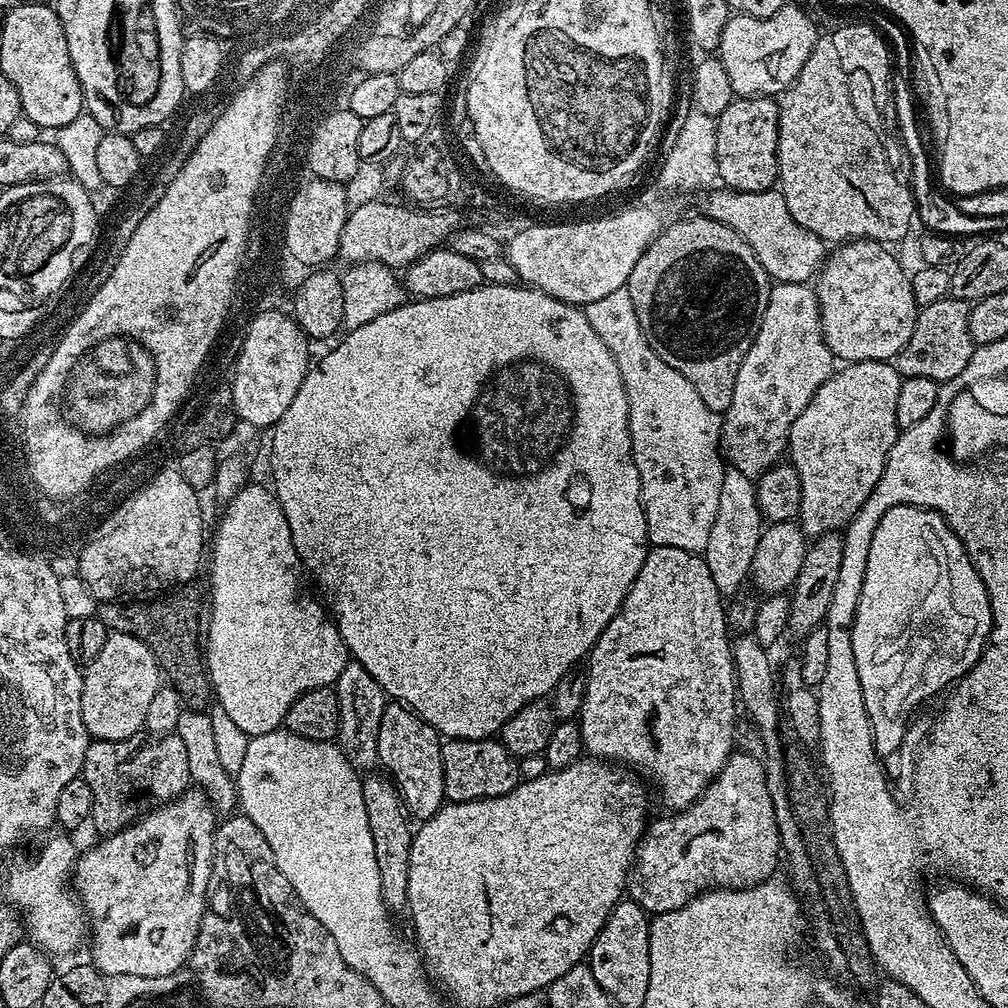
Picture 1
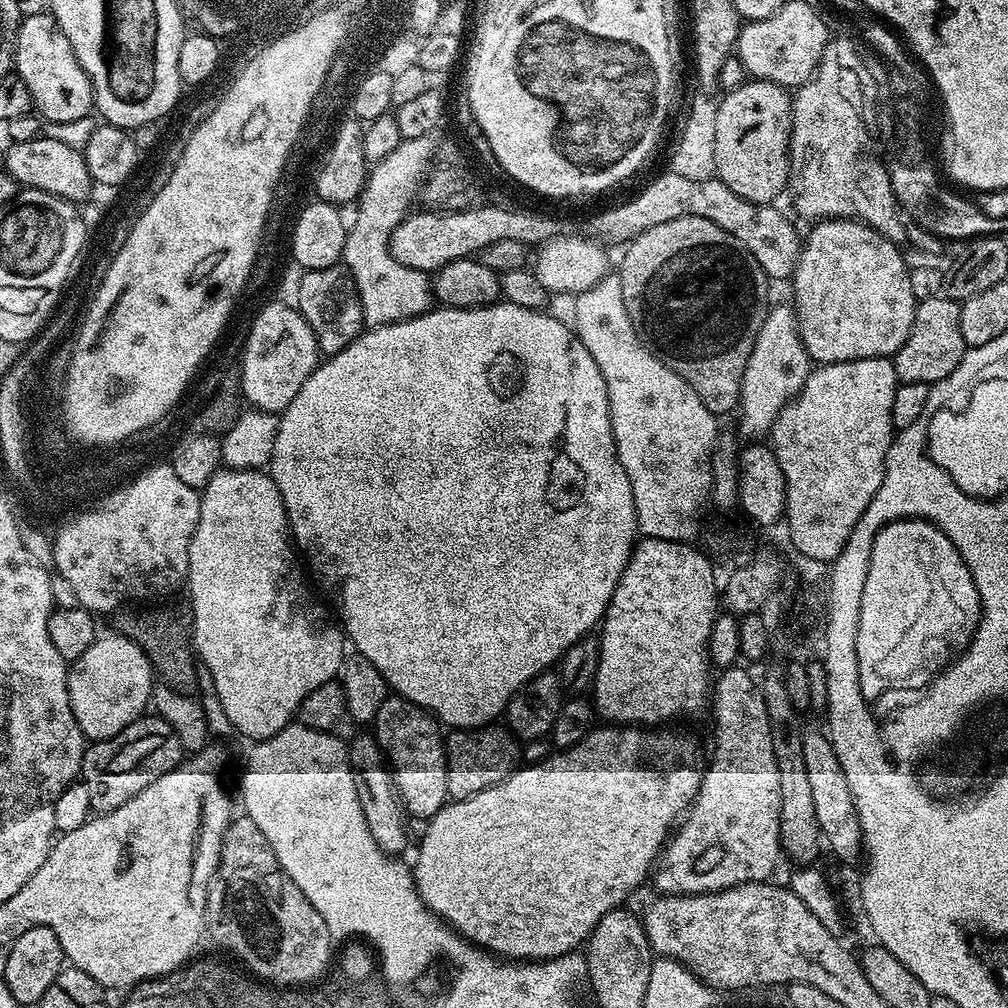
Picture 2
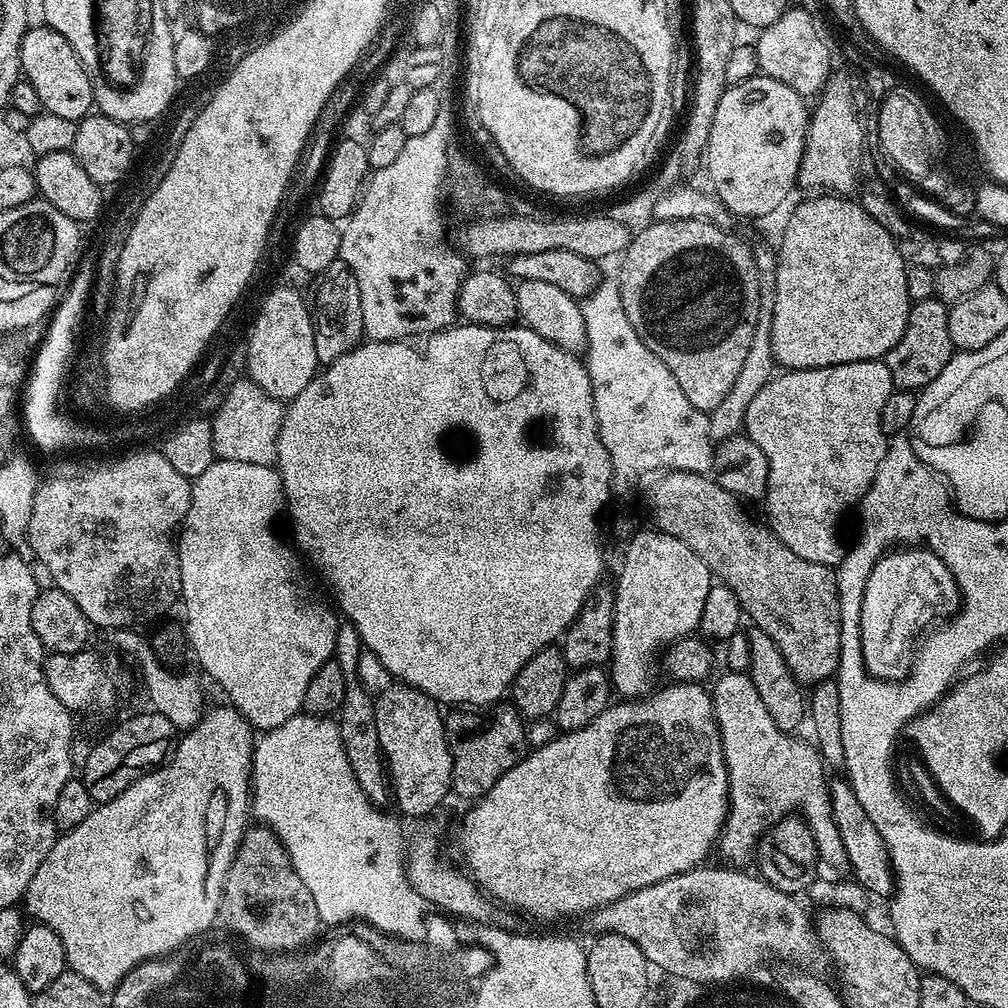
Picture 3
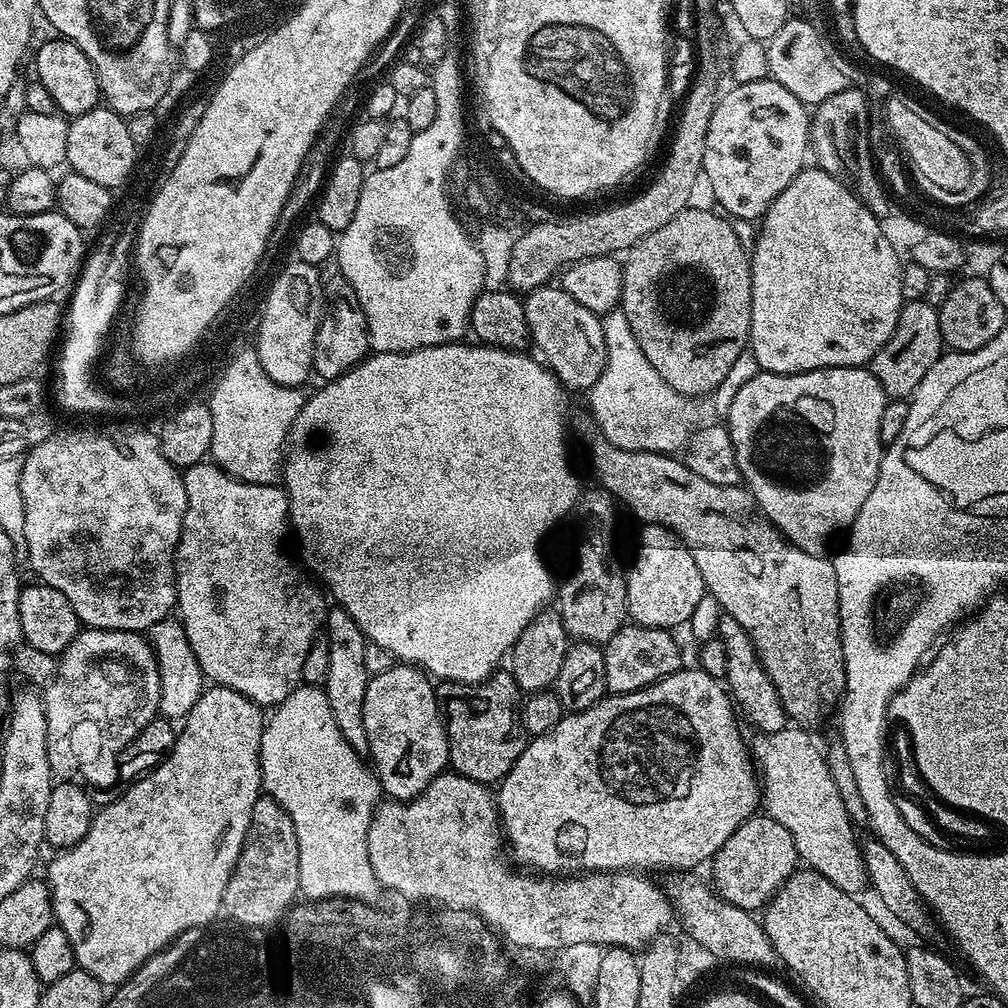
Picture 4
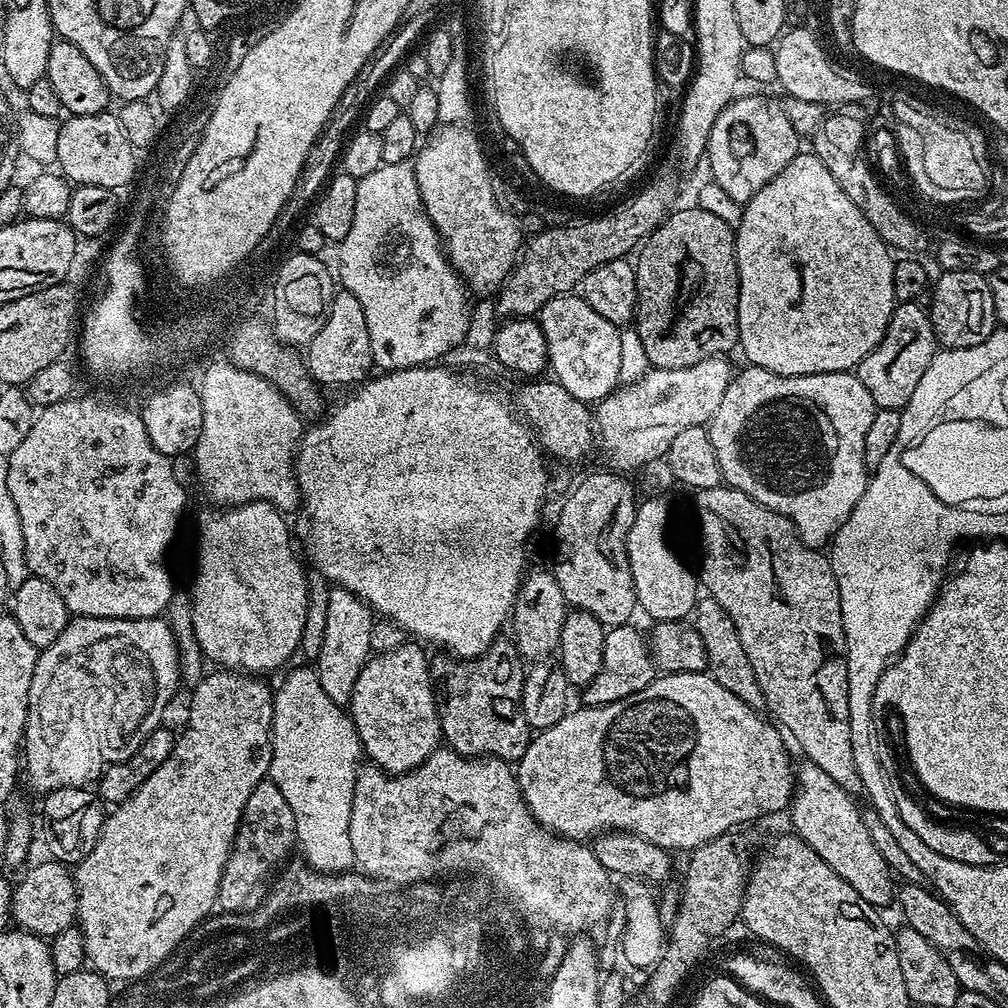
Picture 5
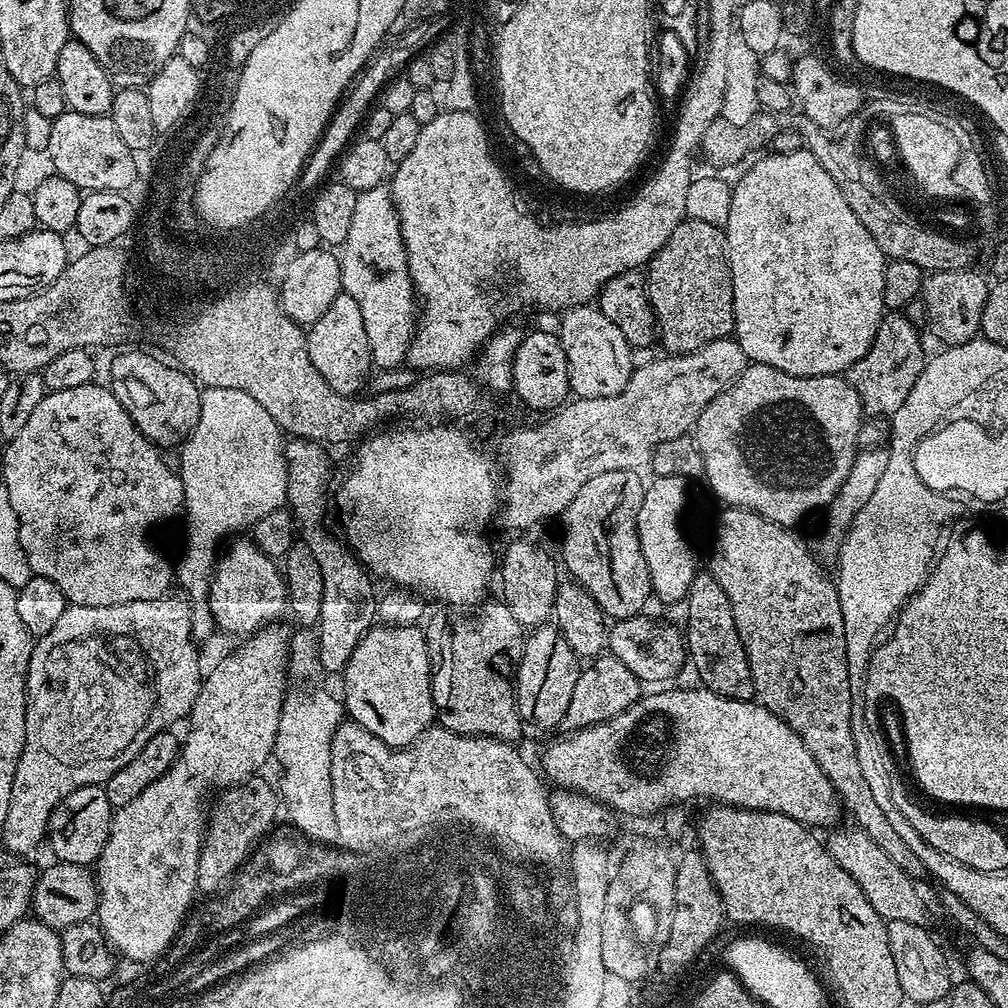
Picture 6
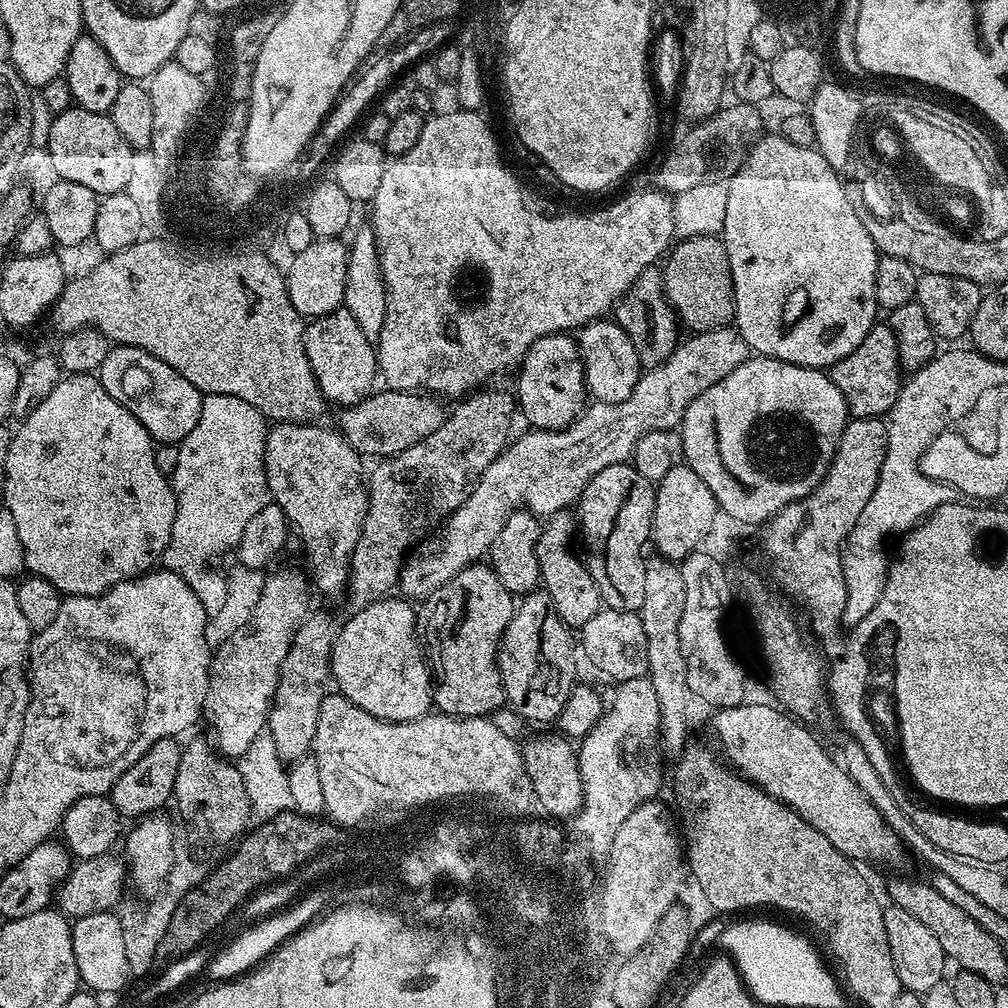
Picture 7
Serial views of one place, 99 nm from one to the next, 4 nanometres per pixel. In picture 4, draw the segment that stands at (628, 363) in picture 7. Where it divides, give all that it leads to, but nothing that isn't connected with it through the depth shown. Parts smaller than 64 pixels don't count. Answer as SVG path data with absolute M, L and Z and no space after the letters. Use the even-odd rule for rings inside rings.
M559 286L536 288L523 297L523 302L528 334L531 343L536 343L535 351L542 357L543 363L551 368L569 389L592 388L606 366L603 319L597 313L586 310L582 302L574 302L574 298L570 298L570 294L566 294Z

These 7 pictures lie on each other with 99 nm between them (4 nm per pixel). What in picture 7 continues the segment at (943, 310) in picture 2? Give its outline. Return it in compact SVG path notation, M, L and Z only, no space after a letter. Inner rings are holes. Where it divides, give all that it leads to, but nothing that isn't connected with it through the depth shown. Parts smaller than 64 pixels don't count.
M888 322L873 324L862 346L846 354L846 358L836 361L830 369L830 375L834 386L838 386L838 390L844 395L846 406L853 417L880 418L888 413L898 398L902 383L899 343L891 325Z

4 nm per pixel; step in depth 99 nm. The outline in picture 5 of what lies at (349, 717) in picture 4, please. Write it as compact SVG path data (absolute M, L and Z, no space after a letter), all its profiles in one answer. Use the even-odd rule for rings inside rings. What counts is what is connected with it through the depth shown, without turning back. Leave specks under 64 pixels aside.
M339 586L333 587L329 594L326 613L326 630L323 635L321 652L314 660L318 682L326 690L334 703L341 706L351 705L354 682L362 674L362 666L373 655L370 646L370 630L374 623L374 613L366 601L358 598L353 592Z

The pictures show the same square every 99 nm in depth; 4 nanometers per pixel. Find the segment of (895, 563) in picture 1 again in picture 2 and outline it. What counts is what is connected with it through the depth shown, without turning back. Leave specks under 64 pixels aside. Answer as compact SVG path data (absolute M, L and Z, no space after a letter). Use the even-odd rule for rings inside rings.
M895 520L890 522L874 538L874 546L870 554L870 566L866 574L866 586L860 599L860 617L858 618L858 634L856 635L856 661L858 662L858 682L860 693L864 698L881 698L889 689L896 686L922 686L931 684L945 668L948 667L954 654L959 654L972 643L972 636L980 624L982 609L978 586L974 586L974 578L968 567L962 562L947 536L937 532L931 524L923 520Z

